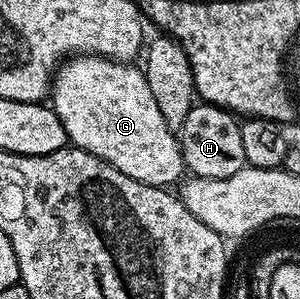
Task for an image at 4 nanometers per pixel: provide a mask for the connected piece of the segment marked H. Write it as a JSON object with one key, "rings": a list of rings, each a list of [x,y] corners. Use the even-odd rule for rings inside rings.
{"rings":[[[196,103],[185,118],[185,126],[178,129],[179,149],[183,151],[183,163],[191,176],[216,180],[237,174],[247,164],[241,142],[240,121],[230,112],[215,104]]]}

